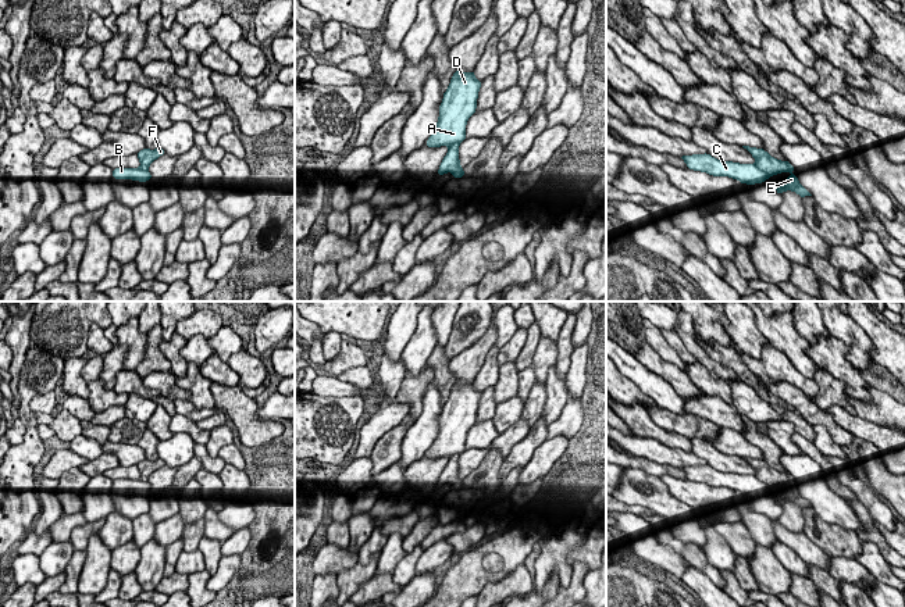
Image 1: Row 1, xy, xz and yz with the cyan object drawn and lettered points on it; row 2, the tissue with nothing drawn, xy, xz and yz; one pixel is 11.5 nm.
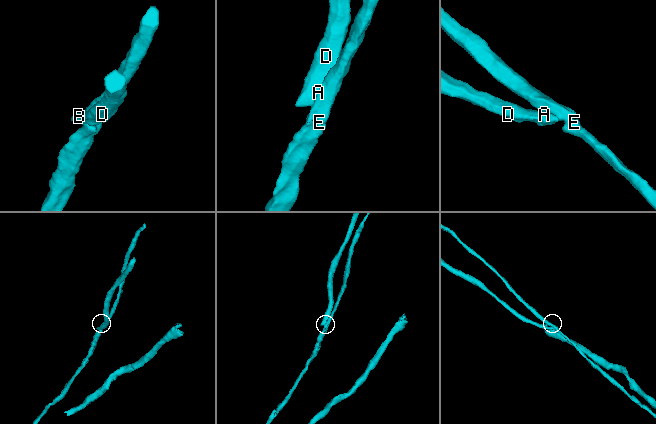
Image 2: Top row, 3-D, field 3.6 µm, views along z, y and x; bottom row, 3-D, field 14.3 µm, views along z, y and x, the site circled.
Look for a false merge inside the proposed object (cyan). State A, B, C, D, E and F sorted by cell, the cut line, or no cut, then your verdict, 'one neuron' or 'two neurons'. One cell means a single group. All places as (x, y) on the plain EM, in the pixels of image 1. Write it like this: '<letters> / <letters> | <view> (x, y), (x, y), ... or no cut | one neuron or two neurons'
A B C D / E F | yz (755, 474), (769, 488) | two neurons

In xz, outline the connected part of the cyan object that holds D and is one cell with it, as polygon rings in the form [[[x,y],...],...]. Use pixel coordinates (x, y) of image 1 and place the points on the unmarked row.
[[[474,382],[453,385],[439,417],[437,438],[425,453],[428,458],[450,458],[466,450],[466,436],[475,424],[481,394]]]

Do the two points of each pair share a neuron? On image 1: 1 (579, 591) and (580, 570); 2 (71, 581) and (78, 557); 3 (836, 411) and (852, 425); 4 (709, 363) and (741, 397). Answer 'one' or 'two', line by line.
1: one
2: one
3: one
4: two

